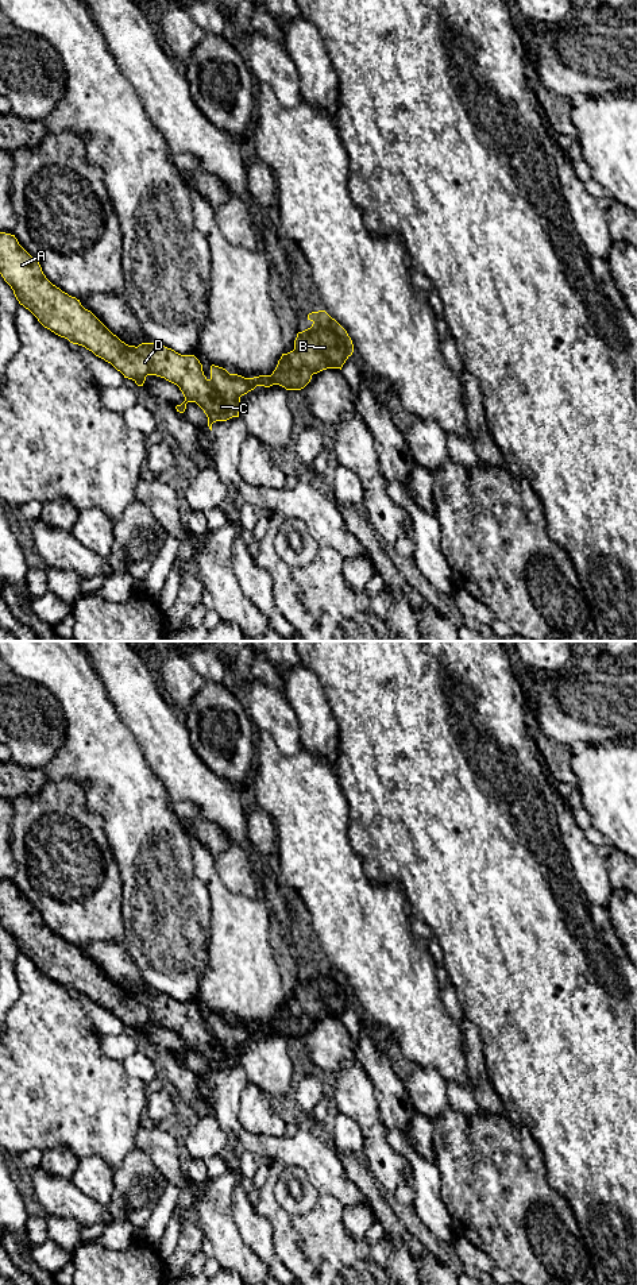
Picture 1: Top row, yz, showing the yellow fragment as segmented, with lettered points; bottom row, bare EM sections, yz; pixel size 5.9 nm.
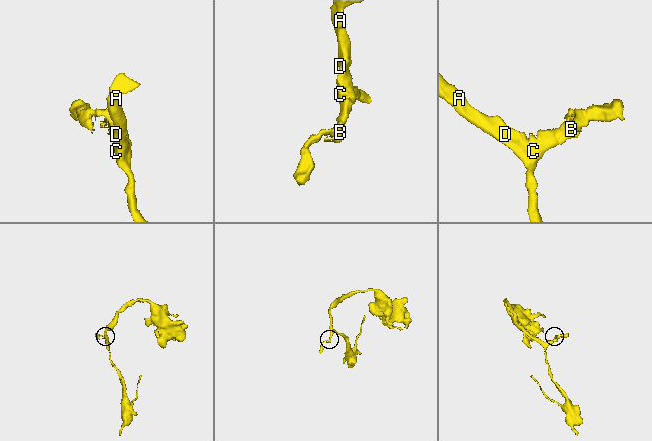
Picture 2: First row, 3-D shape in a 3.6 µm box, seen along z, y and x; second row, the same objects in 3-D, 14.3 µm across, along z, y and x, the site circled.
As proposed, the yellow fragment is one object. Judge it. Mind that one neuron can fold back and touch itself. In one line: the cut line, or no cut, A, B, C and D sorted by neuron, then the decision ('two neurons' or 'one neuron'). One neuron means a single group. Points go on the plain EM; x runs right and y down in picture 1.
cut none; groups A B C D; one neuron

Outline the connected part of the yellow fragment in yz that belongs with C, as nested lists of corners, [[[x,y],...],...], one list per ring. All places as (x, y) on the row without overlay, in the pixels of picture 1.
[[[0,880],[0,922],[13,938],[19,952],[28,957],[45,976],[92,999],[138,1034],[143,1034],[147,1023],[157,1023],[177,1033],[185,1045],[185,1049],[175,1054],[177,1060],[184,1061],[188,1050],[196,1050],[206,1062],[211,1078],[216,1069],[239,1065],[240,1045],[256,1034],[279,1033],[286,1038],[301,1038],[310,1030],[313,1022],[327,1016],[341,1018],[354,1000],[354,992],[347,979],[325,958],[318,958],[308,962],[308,968],[313,970],[312,975],[297,981],[294,997],[282,1002],[271,1023],[244,1026],[212,1012],[208,1027],[204,1023],[202,1012],[194,1003],[181,1003],[158,991],[142,991],[135,995],[121,989],[90,958],[85,957],[80,948],[53,933],[43,922],[39,910],[19,892],[15,883],[5,880]]]

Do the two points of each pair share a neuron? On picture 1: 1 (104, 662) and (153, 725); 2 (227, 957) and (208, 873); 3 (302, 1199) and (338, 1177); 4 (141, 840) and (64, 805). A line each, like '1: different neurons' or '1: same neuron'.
1: same neuron
2: same neuron
3: different neurons
4: different neurons

